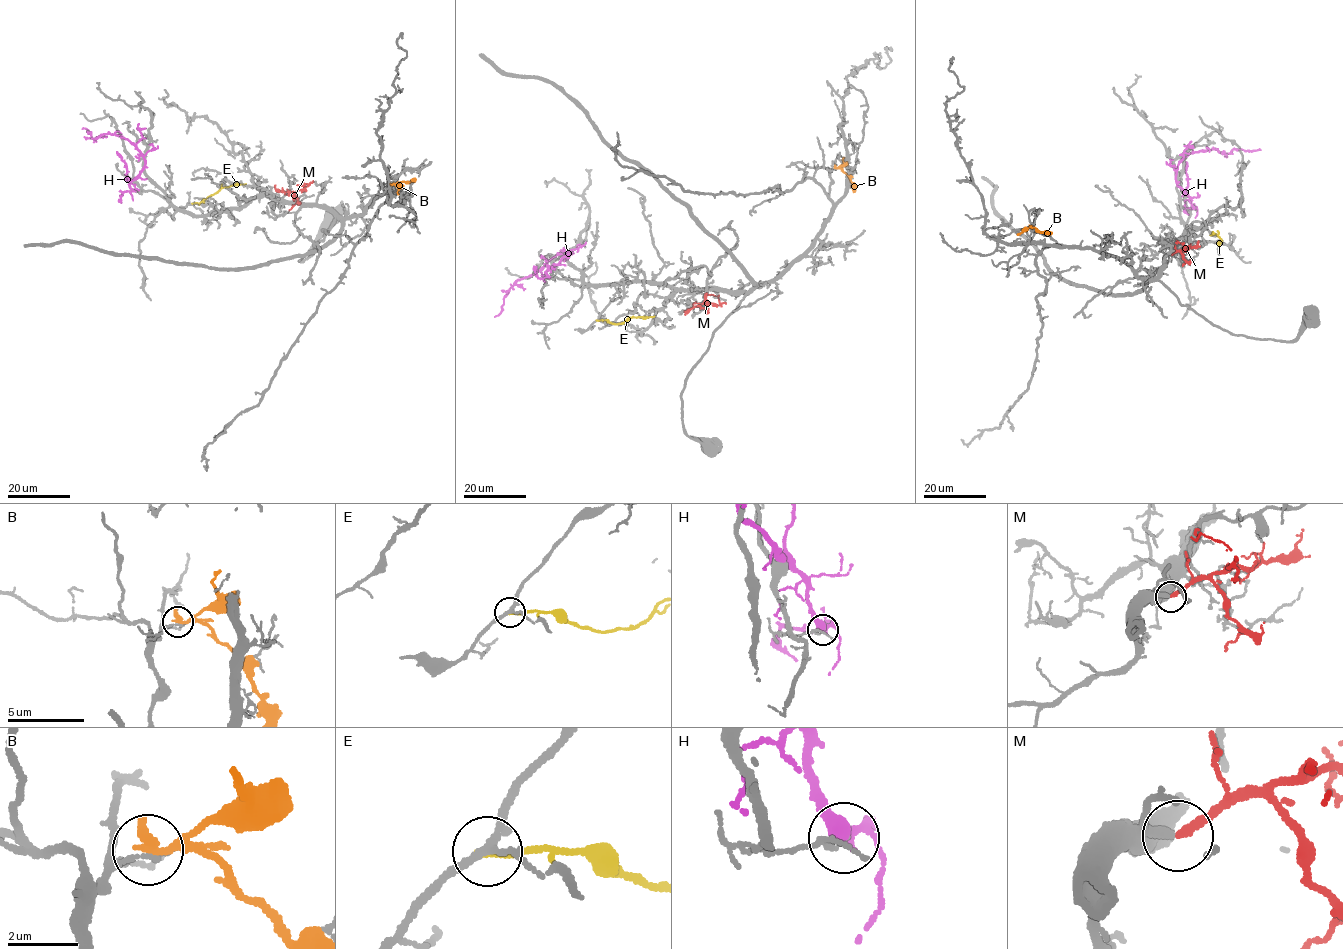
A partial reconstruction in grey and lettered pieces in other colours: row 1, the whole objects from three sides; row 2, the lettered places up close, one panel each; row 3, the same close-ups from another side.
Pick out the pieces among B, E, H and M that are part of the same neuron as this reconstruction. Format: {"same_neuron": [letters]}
{"same_neuron": ["M"]}

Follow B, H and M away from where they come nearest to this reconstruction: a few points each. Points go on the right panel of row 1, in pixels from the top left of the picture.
B: (1031, 226), (1039, 231), (1052, 232)
H: (1194, 208), (1175, 178), (1177, 166), (1187, 155), (1208, 149), (1228, 153), (1234, 149), (1261, 150)
M: (1171, 254), (1185, 246), (1177, 241)

